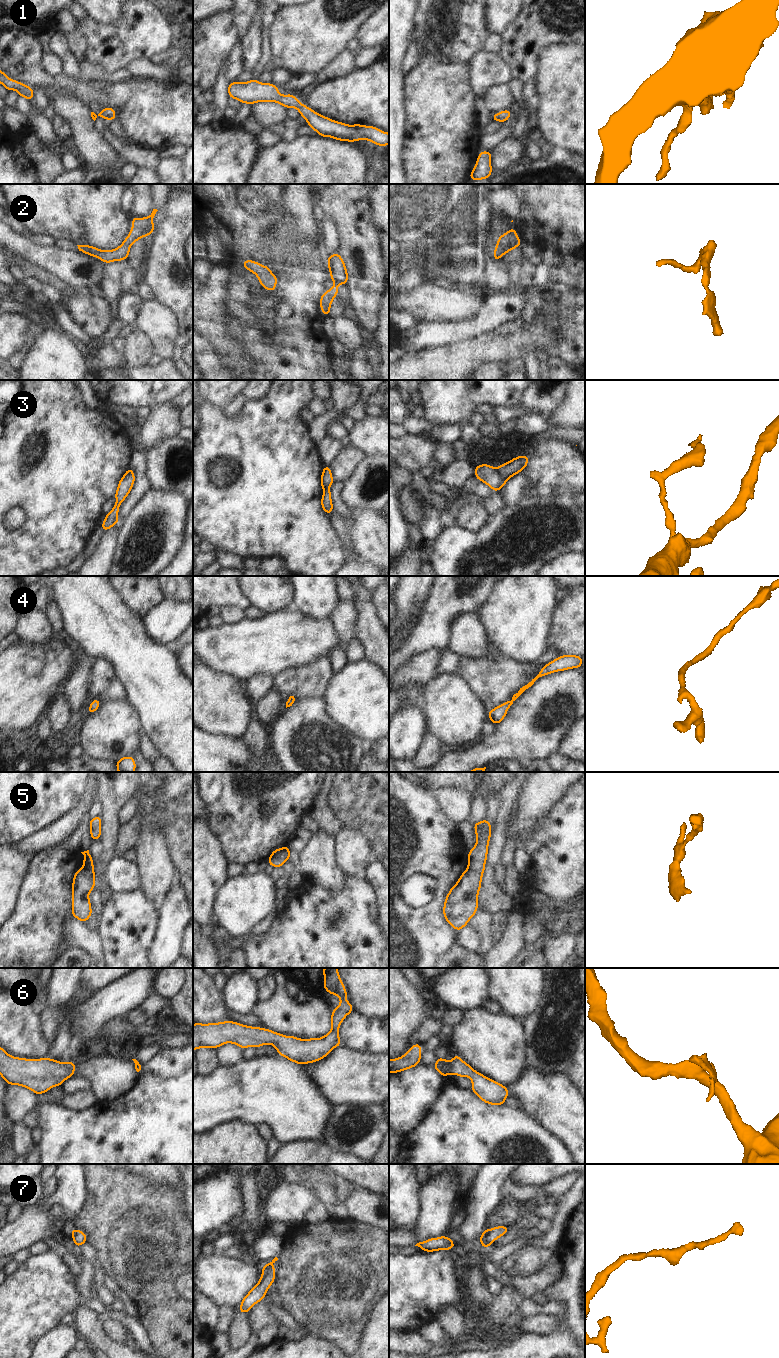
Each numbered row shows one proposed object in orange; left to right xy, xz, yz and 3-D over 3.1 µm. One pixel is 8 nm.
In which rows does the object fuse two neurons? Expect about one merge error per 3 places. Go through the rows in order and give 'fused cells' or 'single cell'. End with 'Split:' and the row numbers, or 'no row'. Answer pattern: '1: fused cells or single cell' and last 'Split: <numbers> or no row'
1: single cell
2: single cell
3: fused cells
4: single cell
5: single cell
6: single cell
7: single cell
Split: 3

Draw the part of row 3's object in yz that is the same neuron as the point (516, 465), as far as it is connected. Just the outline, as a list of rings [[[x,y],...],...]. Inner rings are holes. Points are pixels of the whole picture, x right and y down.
[[[526,454],[522,456],[515,457],[509,462],[501,464],[497,470],[500,476],[508,481],[512,476],[520,473],[523,469],[527,467],[529,458]]]

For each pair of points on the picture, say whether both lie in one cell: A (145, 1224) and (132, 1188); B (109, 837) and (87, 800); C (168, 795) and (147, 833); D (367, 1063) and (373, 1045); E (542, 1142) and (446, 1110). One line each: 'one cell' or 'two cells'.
A: one cell
B: two cells
C: two cells
D: two cells
E: one cell

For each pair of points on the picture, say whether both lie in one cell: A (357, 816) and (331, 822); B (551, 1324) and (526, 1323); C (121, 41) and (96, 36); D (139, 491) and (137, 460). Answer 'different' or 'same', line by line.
A: different
B: same
C: same
D: same

